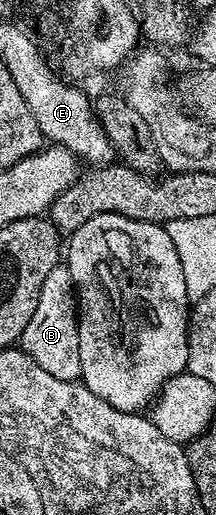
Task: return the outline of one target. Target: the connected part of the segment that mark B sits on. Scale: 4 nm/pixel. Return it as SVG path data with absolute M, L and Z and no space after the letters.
M59 265L44 277L44 285L40 289L40 301L36 301L36 313L32 313L32 321L24 329L20 340L21 350L25 351L40 369L52 373L52 377L60 377L60 381L78 381L82 378L80 369L80 337L78 336L78 297L74 294L72 273L66 266Z

